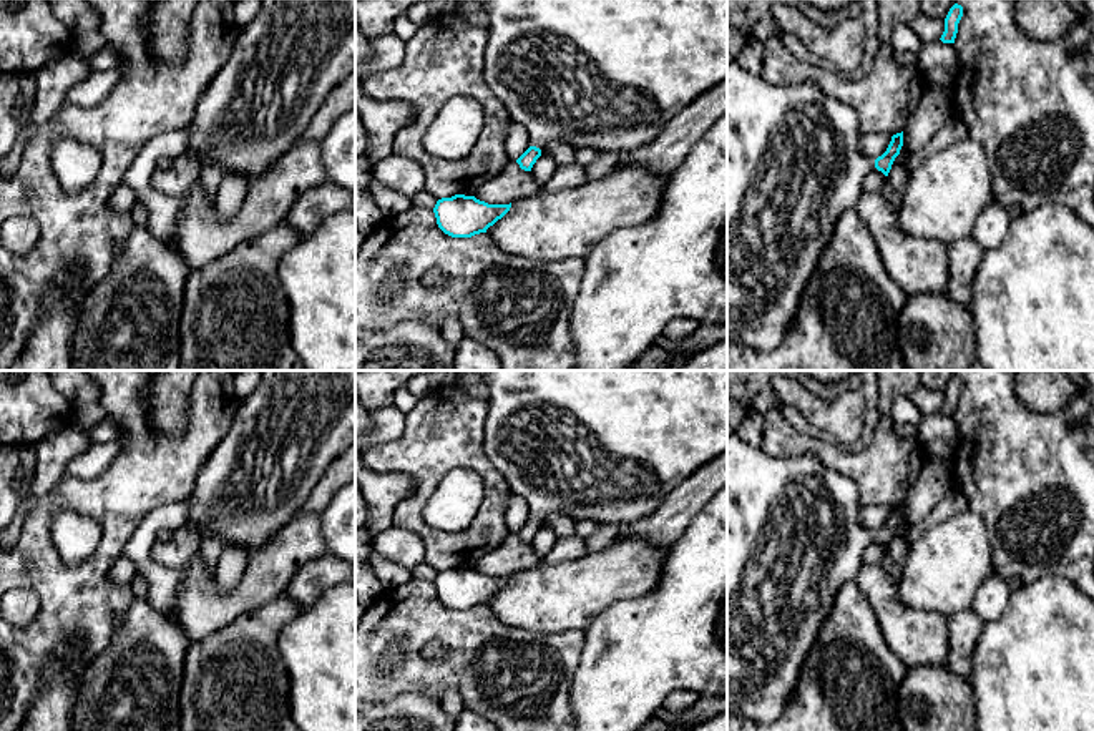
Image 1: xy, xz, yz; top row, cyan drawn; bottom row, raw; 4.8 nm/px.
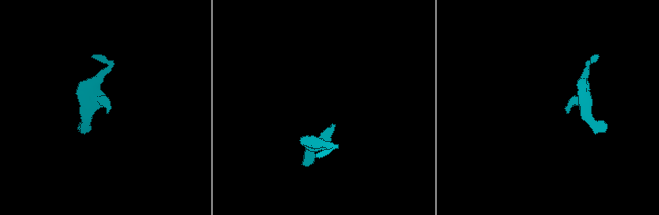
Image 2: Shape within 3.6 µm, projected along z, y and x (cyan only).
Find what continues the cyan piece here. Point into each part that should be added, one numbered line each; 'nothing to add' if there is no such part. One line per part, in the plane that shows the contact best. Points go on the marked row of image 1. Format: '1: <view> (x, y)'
1: xz (608, 75)

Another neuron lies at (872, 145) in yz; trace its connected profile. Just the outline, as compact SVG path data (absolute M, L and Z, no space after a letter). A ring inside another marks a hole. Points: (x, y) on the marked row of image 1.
M865 133L860 136L860 141L858 141L860 151L867 158L877 159L886 151L891 141L891 136L893 135L888 135L888 133Z

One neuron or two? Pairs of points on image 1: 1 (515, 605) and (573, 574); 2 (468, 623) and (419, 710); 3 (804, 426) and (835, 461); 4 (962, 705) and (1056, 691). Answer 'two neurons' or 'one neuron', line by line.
1: one neuron
2: two neurons
3: two neurons
4: two neurons

